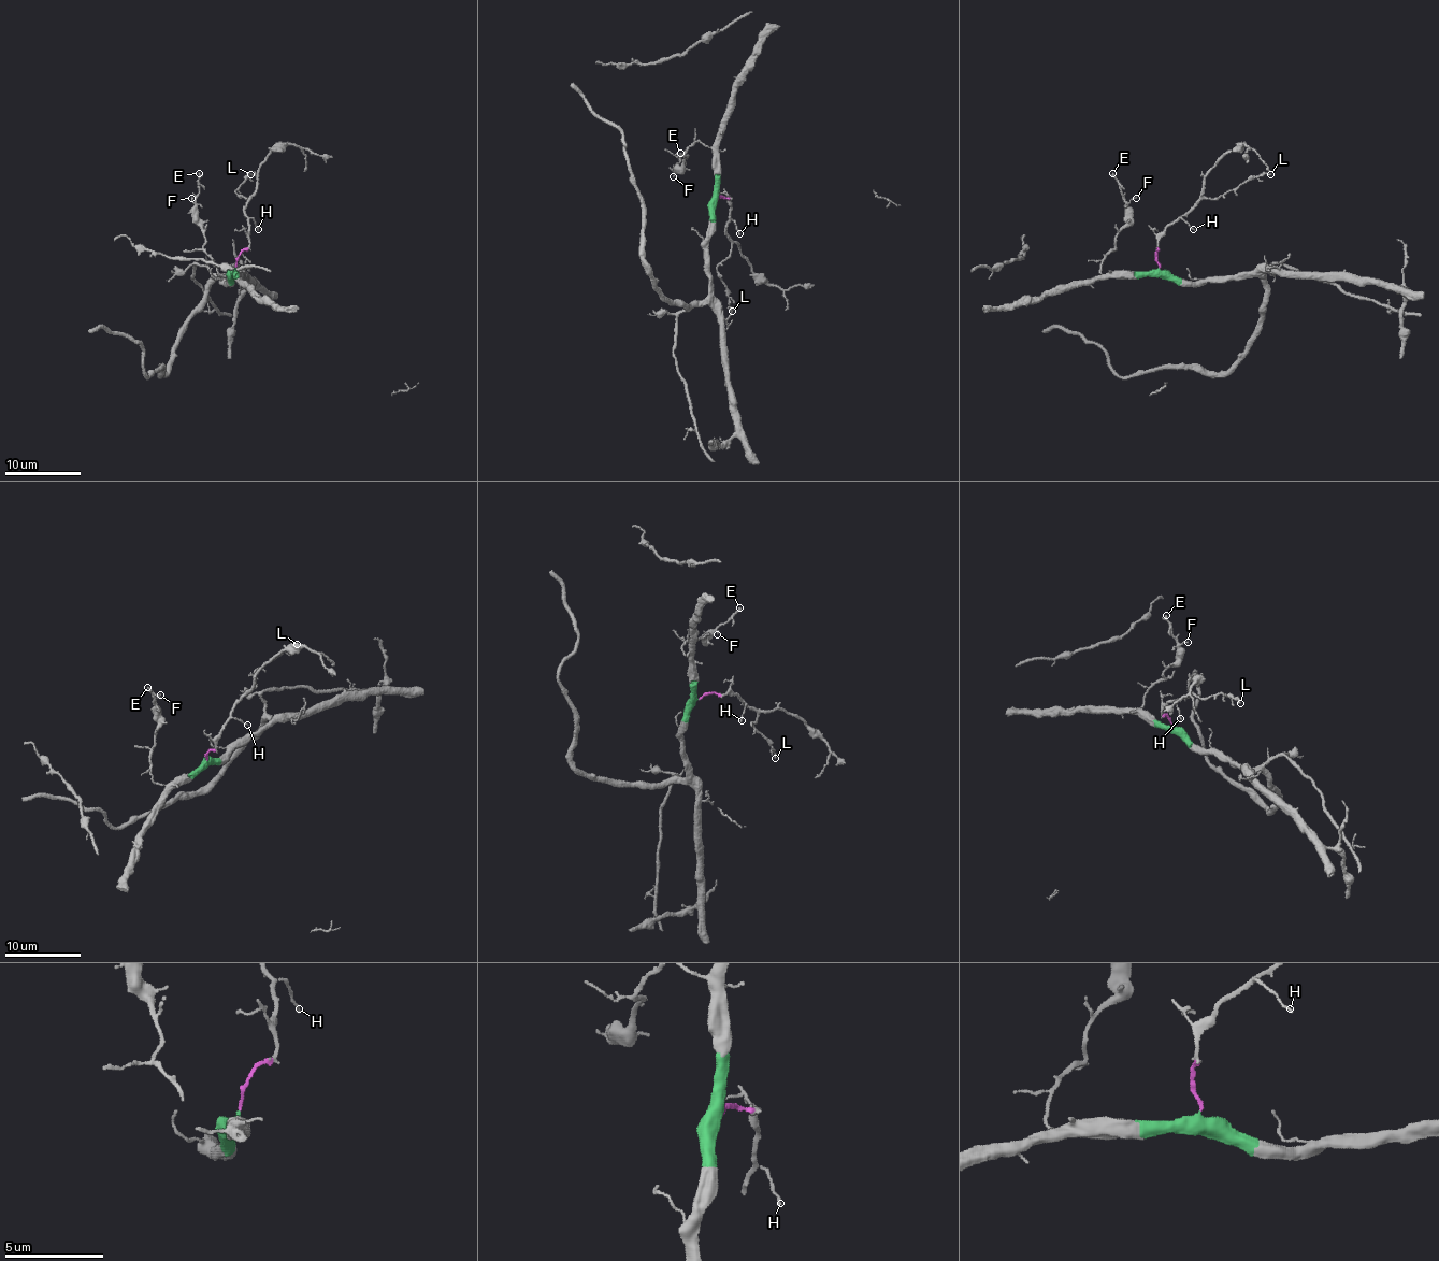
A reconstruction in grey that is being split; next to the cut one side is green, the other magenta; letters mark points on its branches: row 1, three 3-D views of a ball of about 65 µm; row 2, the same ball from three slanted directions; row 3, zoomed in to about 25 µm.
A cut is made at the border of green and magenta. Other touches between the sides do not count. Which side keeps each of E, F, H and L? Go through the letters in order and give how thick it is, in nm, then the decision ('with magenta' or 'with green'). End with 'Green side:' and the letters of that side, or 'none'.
E: calibre 180 nm; with green
F: calibre 90 nm; with green
H: calibre 100 nm; with magenta
L: calibre 140 nm; with magenta
Green side: E, F

